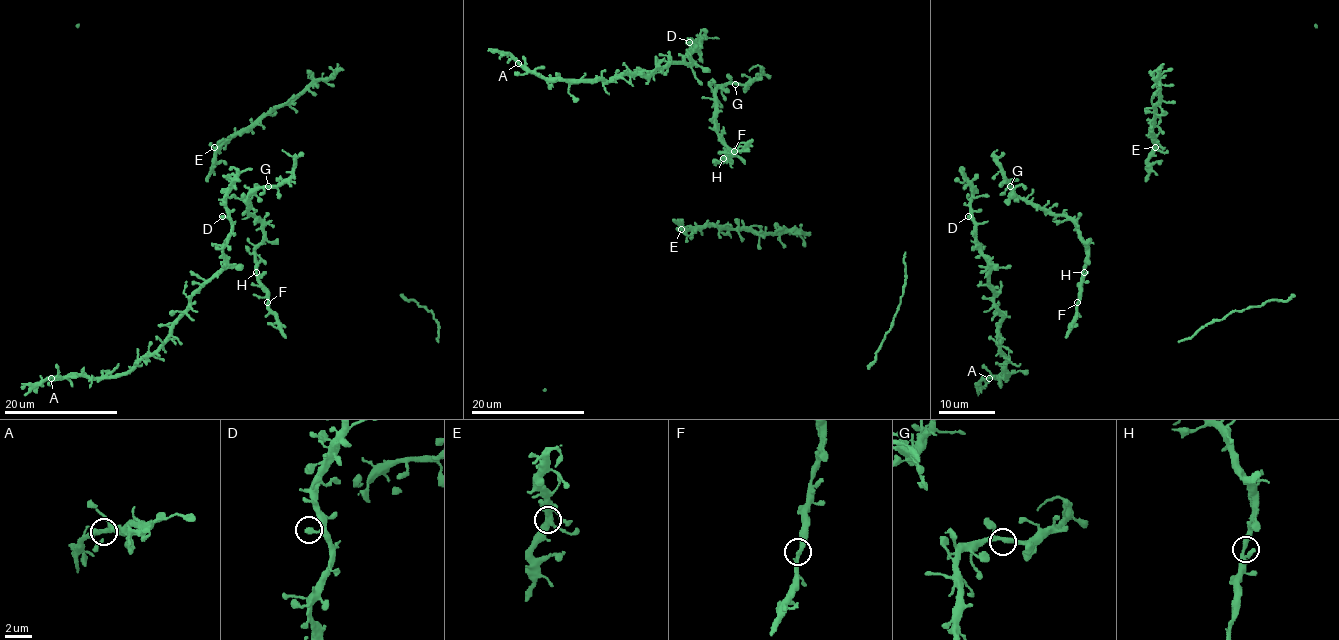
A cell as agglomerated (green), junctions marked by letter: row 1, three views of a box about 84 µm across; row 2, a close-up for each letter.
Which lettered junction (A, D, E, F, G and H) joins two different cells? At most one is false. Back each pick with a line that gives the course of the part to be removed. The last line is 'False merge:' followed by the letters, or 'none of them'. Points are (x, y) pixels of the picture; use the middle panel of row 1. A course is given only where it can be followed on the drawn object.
False merge: none of them

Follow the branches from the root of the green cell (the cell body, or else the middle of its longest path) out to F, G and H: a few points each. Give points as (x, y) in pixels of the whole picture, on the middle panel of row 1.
F: (722, 139), (730, 151), (722, 161), (735, 151)
G: (722, 139), (716, 128), (716, 90), (727, 83), (735, 84)
H: (722, 139), (730, 151), (723, 158)

